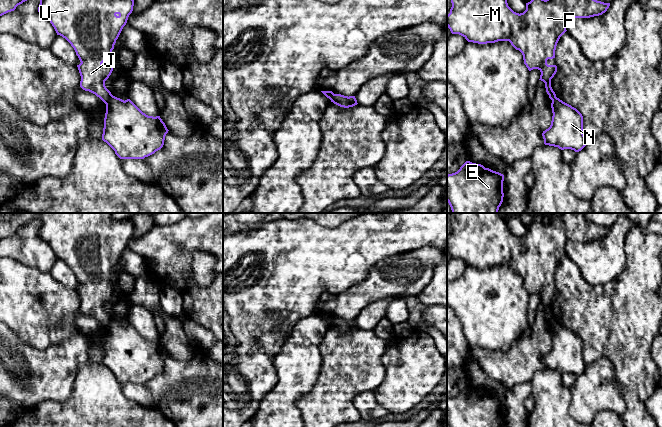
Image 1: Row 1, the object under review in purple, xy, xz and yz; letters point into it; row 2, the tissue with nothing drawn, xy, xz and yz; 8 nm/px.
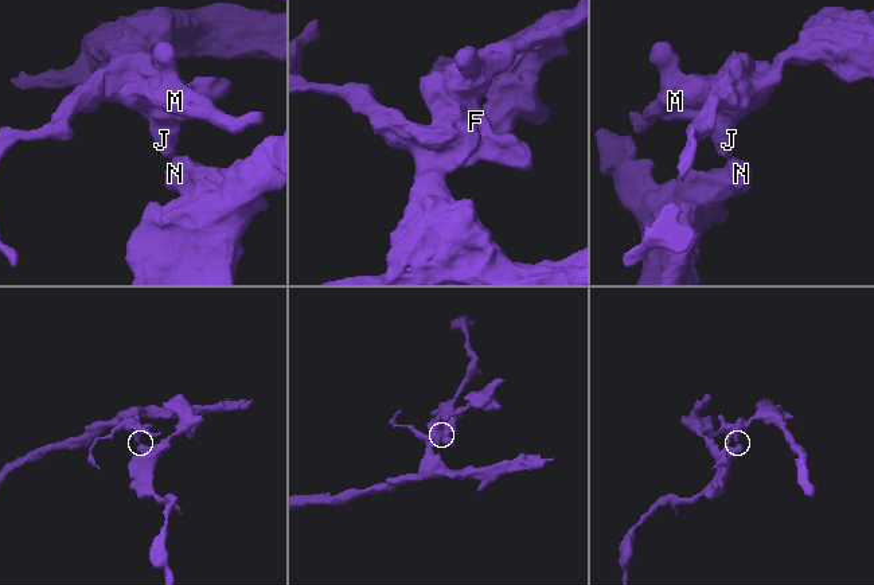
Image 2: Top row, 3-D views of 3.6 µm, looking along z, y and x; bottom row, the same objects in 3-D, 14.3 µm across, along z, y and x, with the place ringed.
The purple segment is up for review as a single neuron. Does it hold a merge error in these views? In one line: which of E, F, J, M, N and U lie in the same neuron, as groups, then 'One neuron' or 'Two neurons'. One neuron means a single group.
Groups: E N / F J M U. Two neurons

